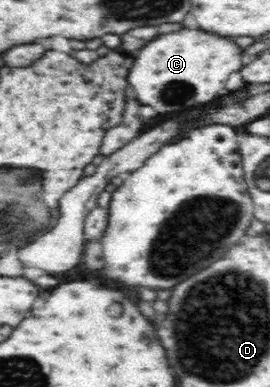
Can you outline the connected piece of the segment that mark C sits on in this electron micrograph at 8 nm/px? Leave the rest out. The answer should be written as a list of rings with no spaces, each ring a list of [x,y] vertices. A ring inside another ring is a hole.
[[[185,29],[161,35],[147,43],[139,51],[127,81],[135,89],[140,105],[155,107],[155,111],[161,115],[173,113],[187,117],[193,107],[201,107],[215,101],[219,95],[225,95],[225,81],[233,71],[243,67],[241,59],[241,49],[233,41],[211,37],[211,33]]]

